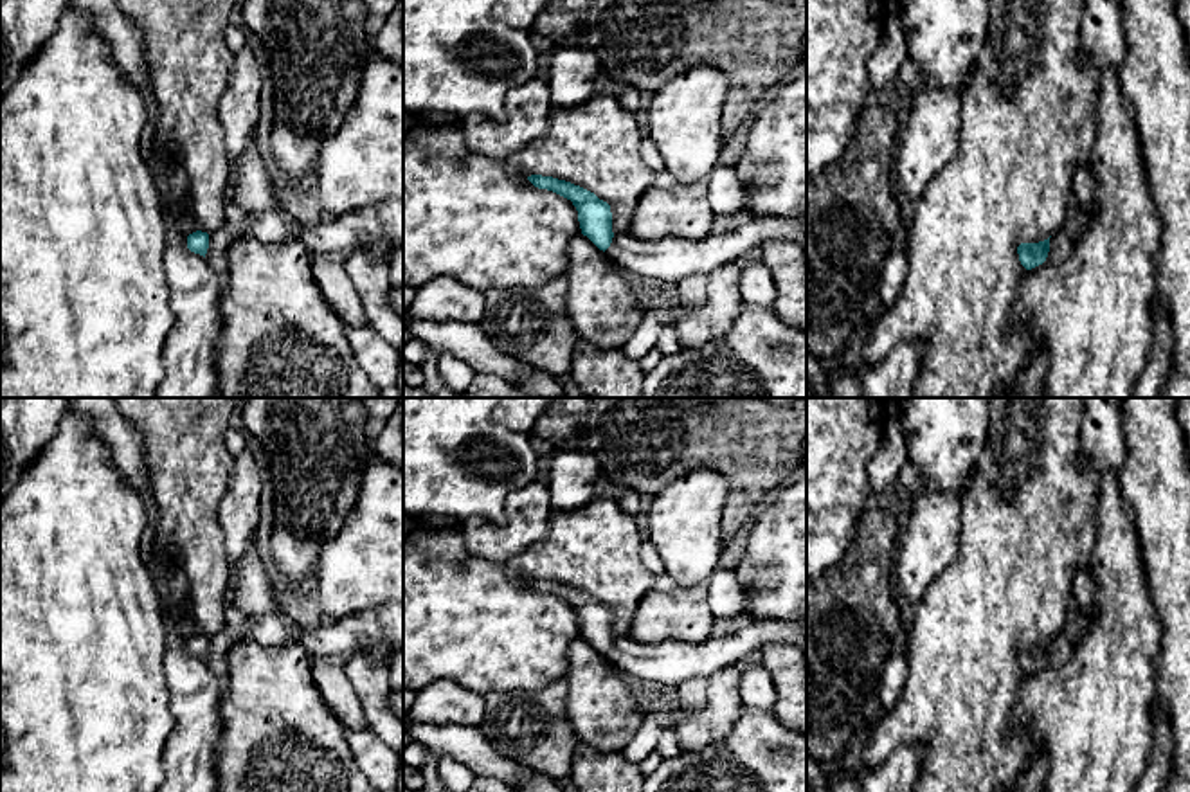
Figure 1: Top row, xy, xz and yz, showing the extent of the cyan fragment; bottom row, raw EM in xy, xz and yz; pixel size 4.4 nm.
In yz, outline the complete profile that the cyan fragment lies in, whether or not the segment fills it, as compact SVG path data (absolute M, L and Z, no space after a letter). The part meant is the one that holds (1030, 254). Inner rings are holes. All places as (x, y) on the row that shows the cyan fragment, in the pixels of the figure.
M1062 229L1053 232L1048 239L1039 243L1021 243L1017 247L1019 261L1026 270L1032 270L1042 263L1057 265L1064 261L1075 247L1075 239Z

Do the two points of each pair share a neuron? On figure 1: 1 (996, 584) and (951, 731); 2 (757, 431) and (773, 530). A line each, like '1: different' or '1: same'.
1: same
2: different

